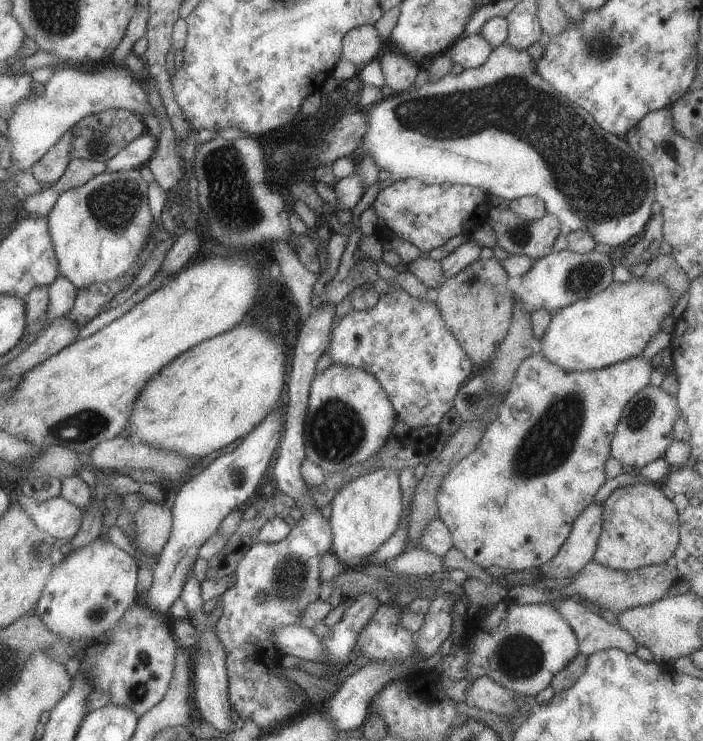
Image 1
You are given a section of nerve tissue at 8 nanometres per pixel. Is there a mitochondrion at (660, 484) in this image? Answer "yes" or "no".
no

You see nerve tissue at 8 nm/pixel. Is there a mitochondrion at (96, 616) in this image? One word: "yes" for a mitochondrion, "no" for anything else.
yes

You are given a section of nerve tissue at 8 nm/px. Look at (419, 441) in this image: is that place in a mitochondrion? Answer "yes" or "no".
no

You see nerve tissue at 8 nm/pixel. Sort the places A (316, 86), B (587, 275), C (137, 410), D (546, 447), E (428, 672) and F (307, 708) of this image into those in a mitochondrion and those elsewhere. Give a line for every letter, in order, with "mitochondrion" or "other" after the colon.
A: other
B: mitochondrion
C: other
D: mitochondrion
E: other
F: other

